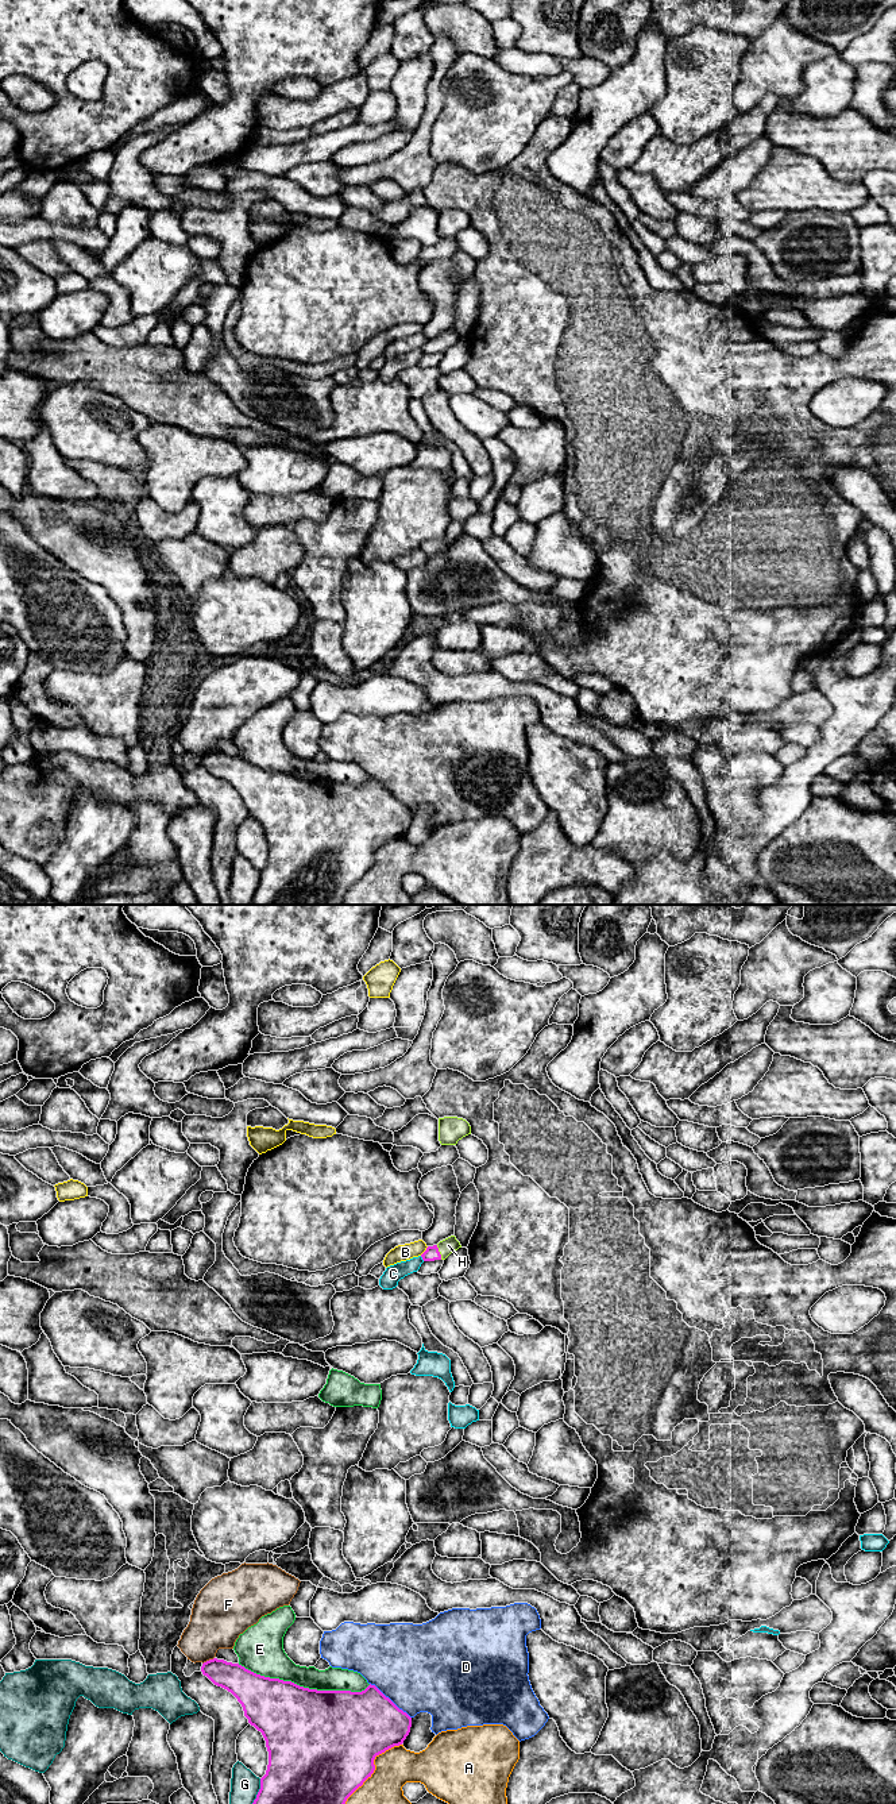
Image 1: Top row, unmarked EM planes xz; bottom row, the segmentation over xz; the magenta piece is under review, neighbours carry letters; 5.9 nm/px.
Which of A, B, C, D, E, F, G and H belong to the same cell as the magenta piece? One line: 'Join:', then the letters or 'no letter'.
Join: H

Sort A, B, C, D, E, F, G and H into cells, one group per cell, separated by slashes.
A / B / C / D / E / F / G / H

